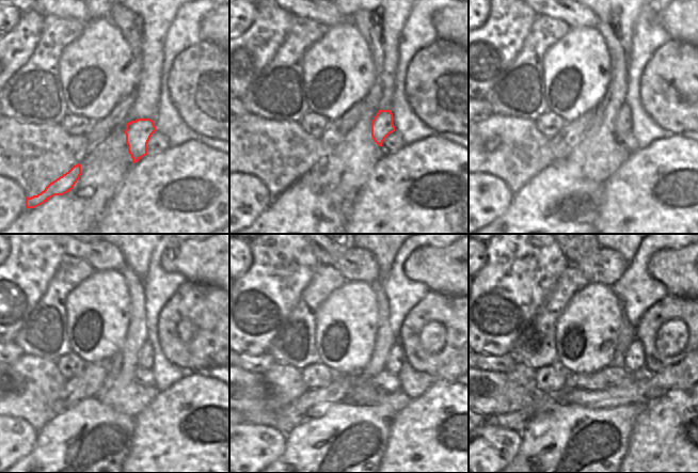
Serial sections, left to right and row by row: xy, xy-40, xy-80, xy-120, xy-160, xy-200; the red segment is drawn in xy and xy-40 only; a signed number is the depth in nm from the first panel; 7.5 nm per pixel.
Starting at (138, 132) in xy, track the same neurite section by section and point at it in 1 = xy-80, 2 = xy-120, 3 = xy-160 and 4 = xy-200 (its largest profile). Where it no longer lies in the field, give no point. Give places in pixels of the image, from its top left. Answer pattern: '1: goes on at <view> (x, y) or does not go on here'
1: goes on at xy-80 (623, 119)
2: goes on at xy-120 (145, 360)
3: goes on at xy-160 (396, 357)
4: goes on at xy-200 (634, 359)

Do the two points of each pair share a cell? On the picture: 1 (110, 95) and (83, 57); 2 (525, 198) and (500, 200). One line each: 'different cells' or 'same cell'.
1: same cell
2: different cells

